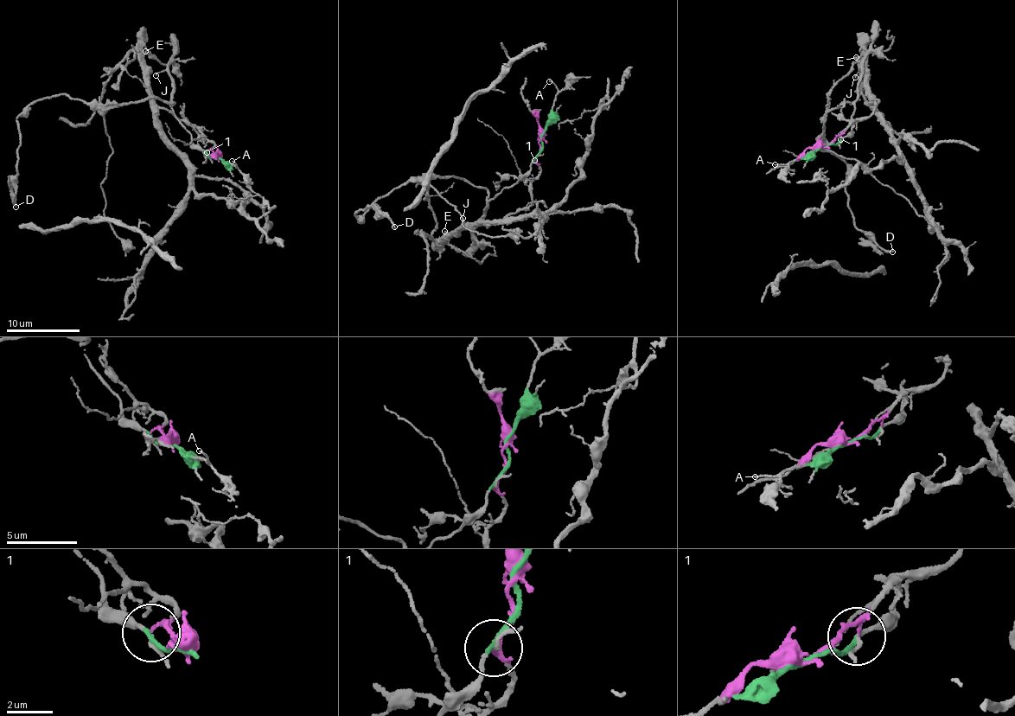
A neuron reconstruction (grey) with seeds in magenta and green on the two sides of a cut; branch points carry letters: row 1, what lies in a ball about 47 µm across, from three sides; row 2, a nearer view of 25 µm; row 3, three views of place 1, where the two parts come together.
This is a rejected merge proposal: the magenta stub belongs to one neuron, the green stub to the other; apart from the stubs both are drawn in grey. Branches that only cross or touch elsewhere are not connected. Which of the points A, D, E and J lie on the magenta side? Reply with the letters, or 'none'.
E

